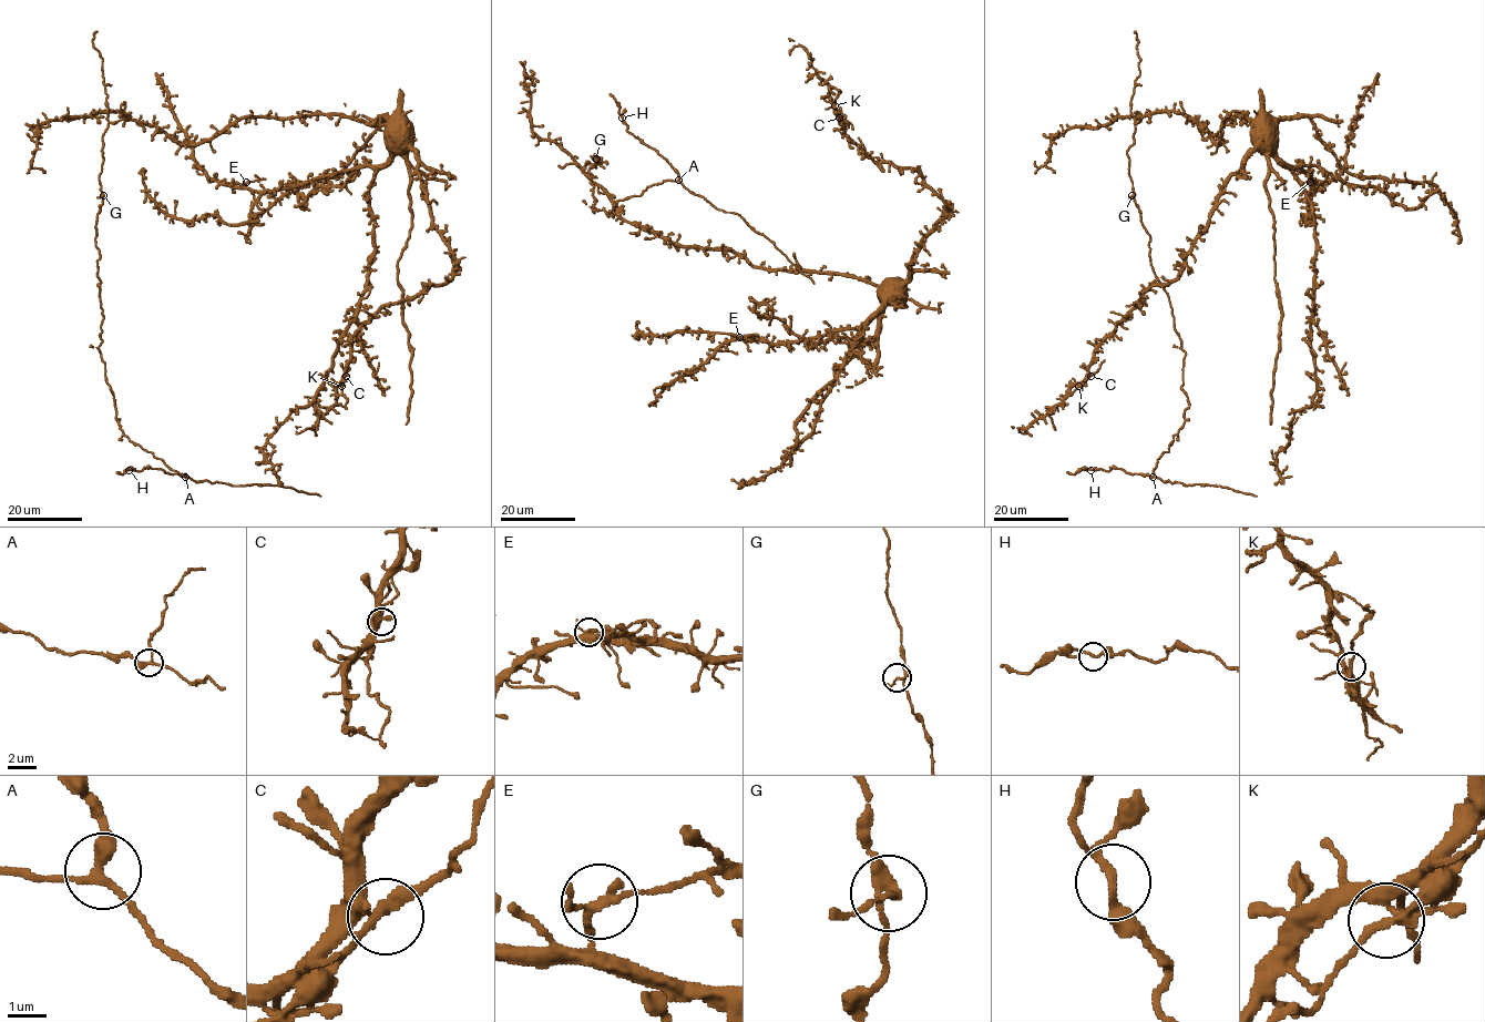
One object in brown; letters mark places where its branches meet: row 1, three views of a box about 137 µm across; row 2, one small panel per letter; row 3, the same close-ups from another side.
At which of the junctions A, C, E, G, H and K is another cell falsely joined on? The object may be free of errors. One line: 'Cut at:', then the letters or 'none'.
Cut at: E

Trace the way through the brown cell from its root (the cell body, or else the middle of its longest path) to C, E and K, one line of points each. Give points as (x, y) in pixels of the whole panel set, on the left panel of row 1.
C: (400, 130), (403, 121), (432, 223), (453, 255), (456, 272), (420, 295), (383, 304), (351, 338), (346, 376)
E: (400, 130), (396, 151), (383, 164), (356, 166), (272, 191), (249, 191), (246, 182)
K: (400, 130), (403, 121), (432, 223), (453, 255), (456, 272), (420, 295), (383, 304), (356, 333), (341, 386)

